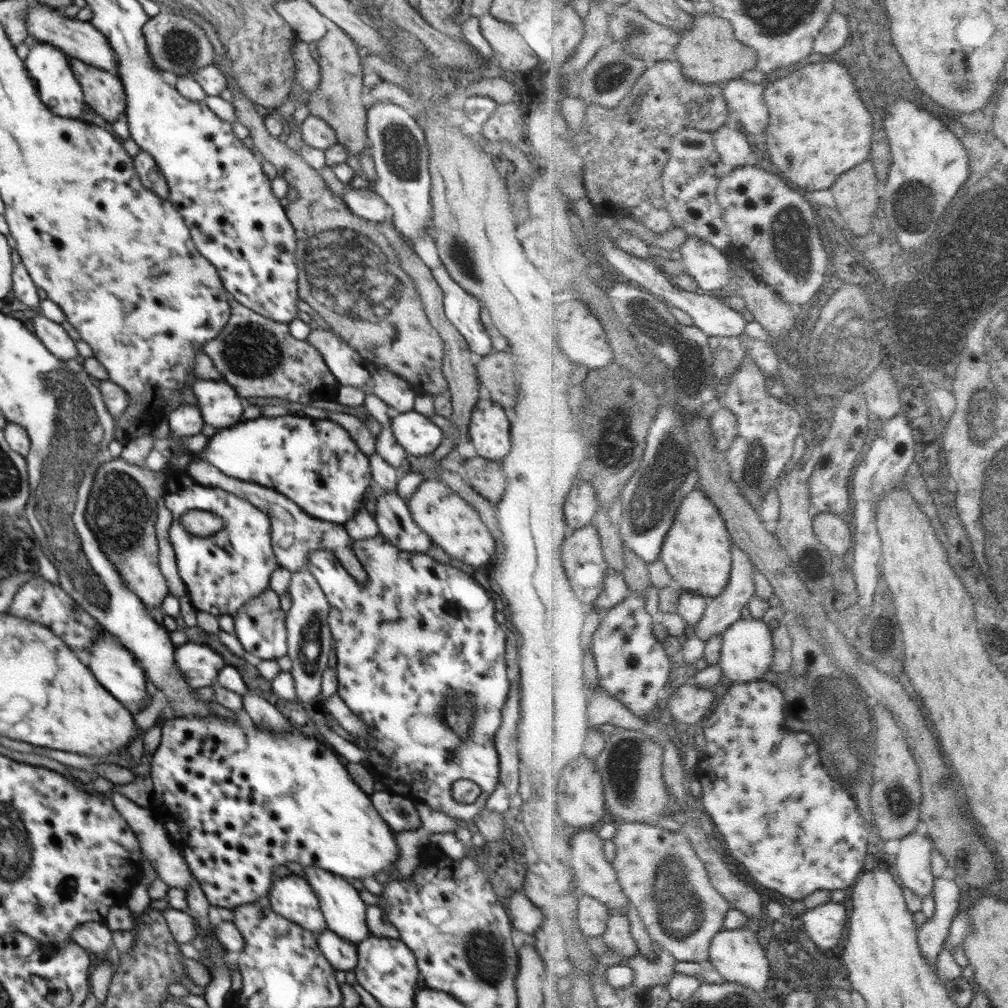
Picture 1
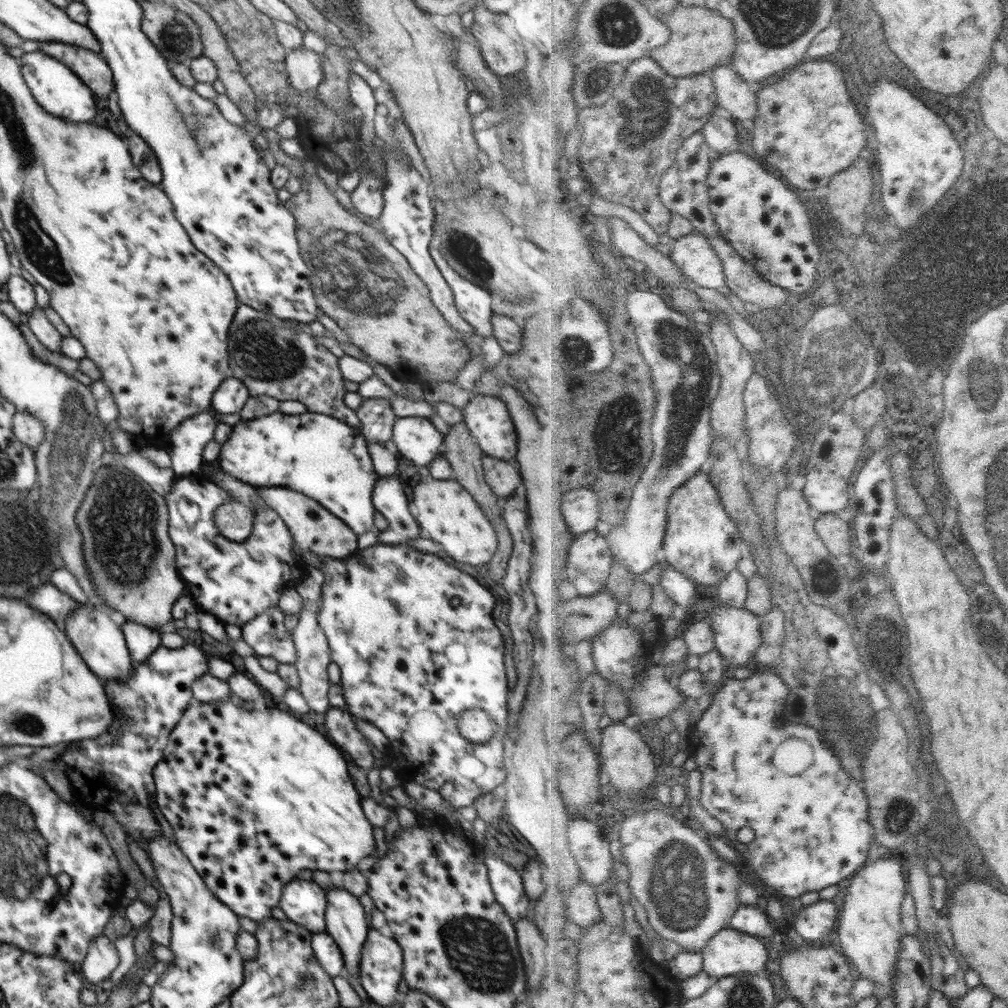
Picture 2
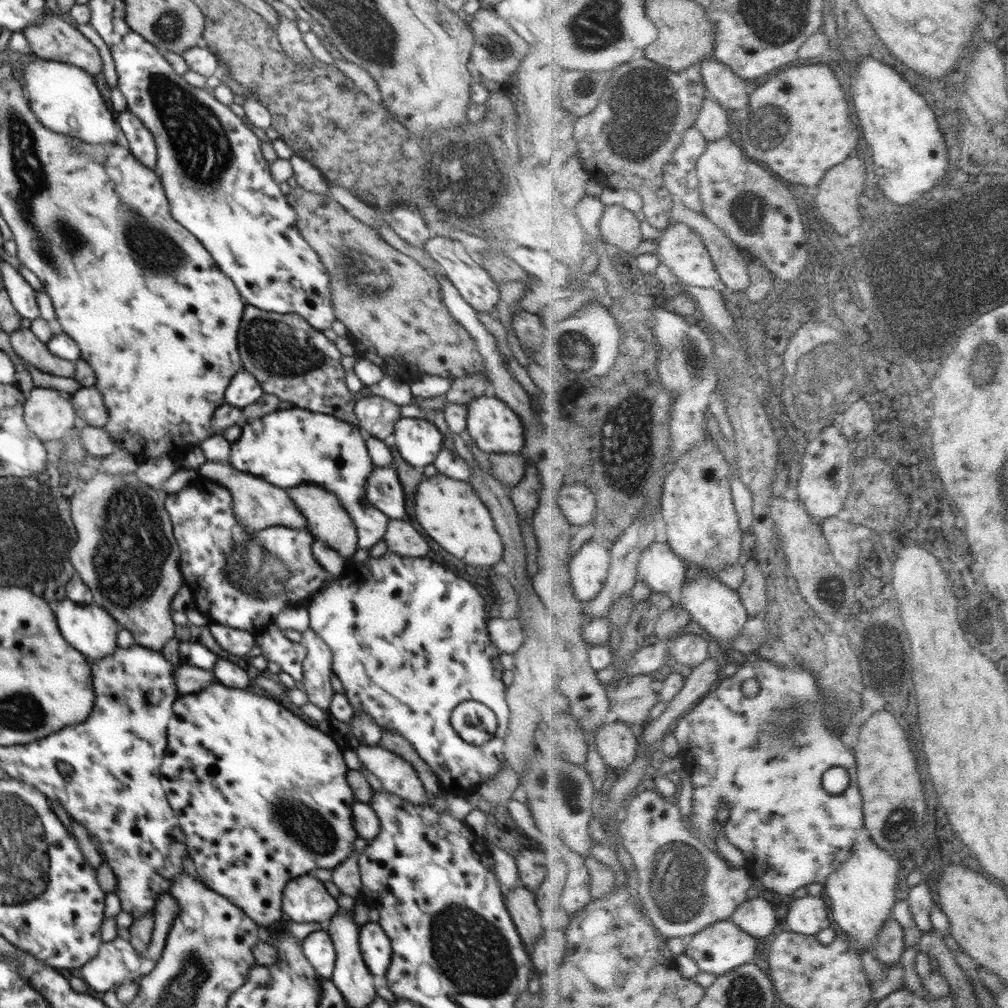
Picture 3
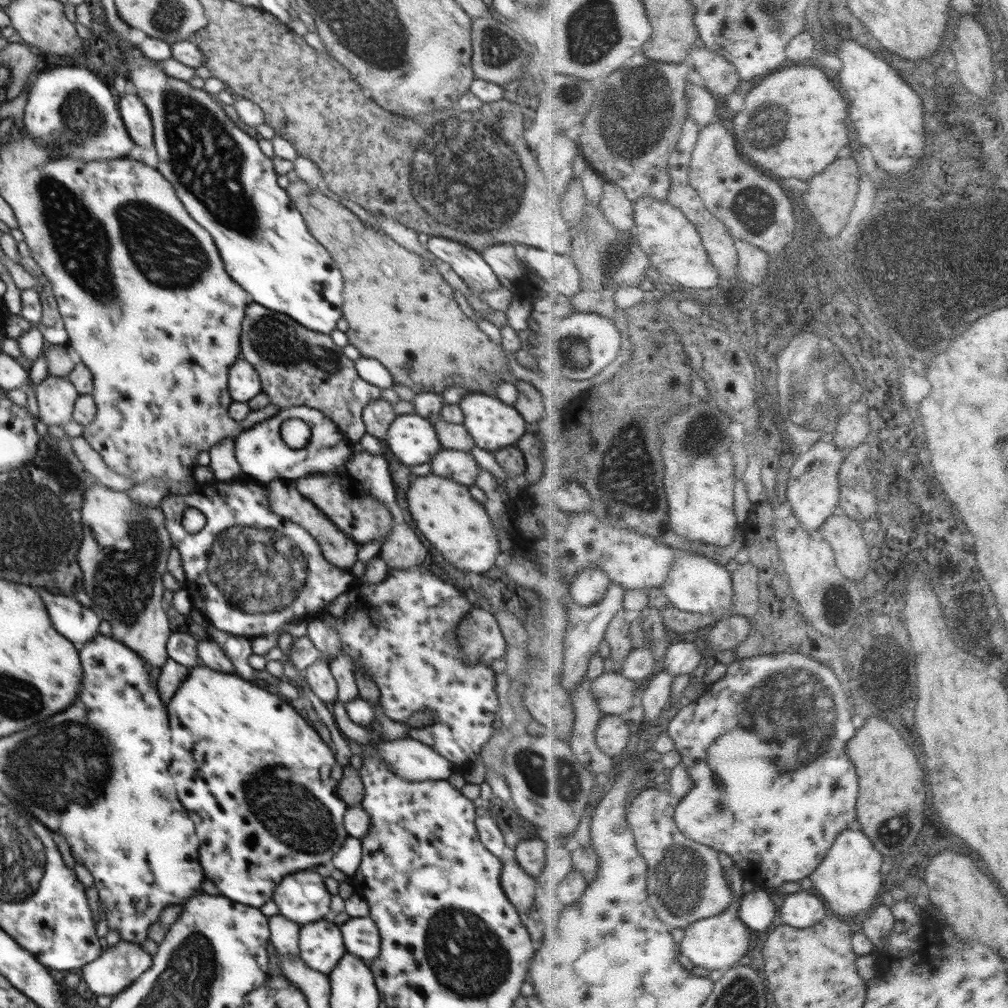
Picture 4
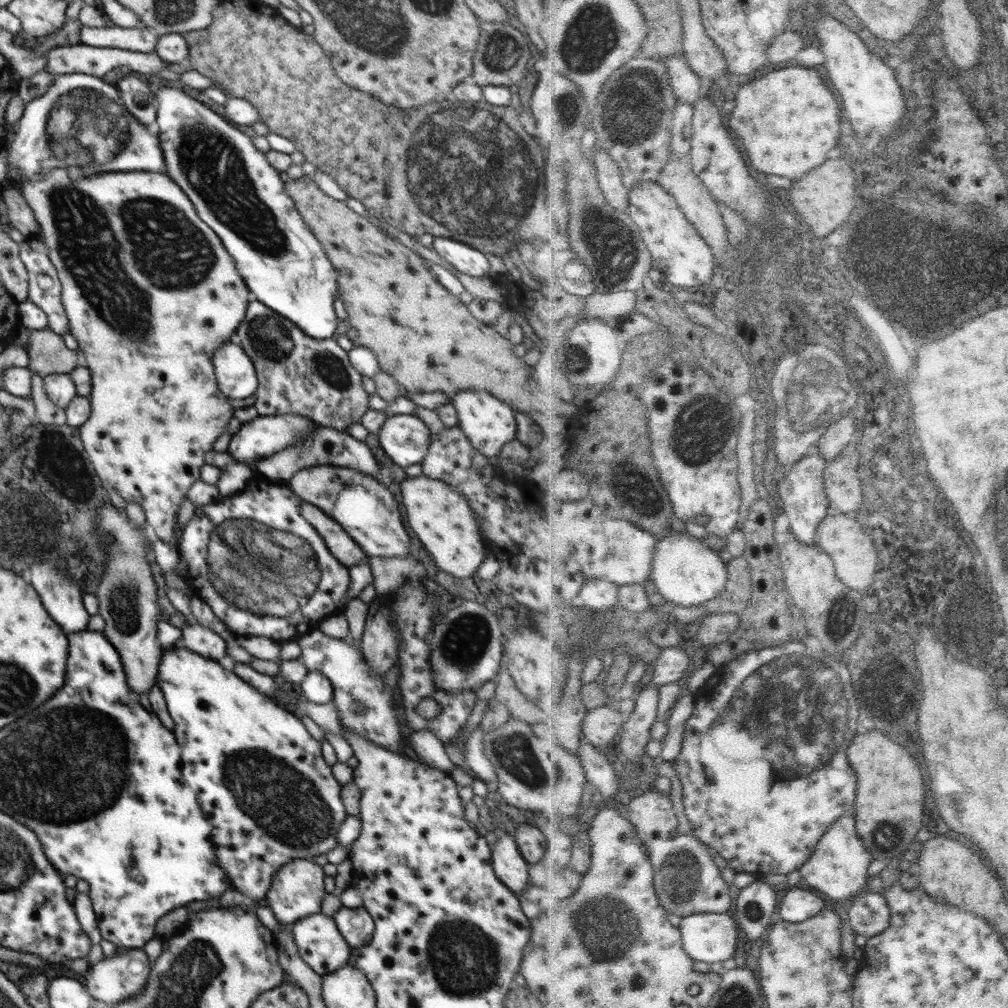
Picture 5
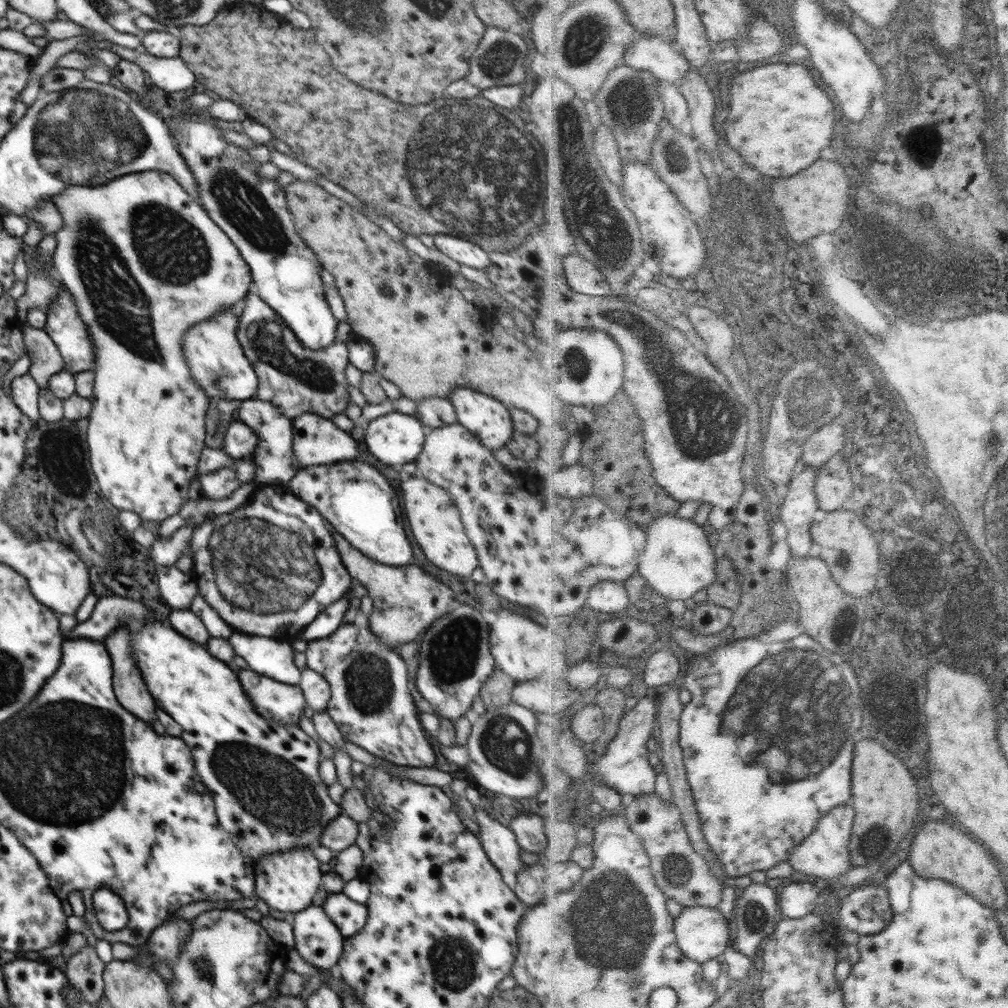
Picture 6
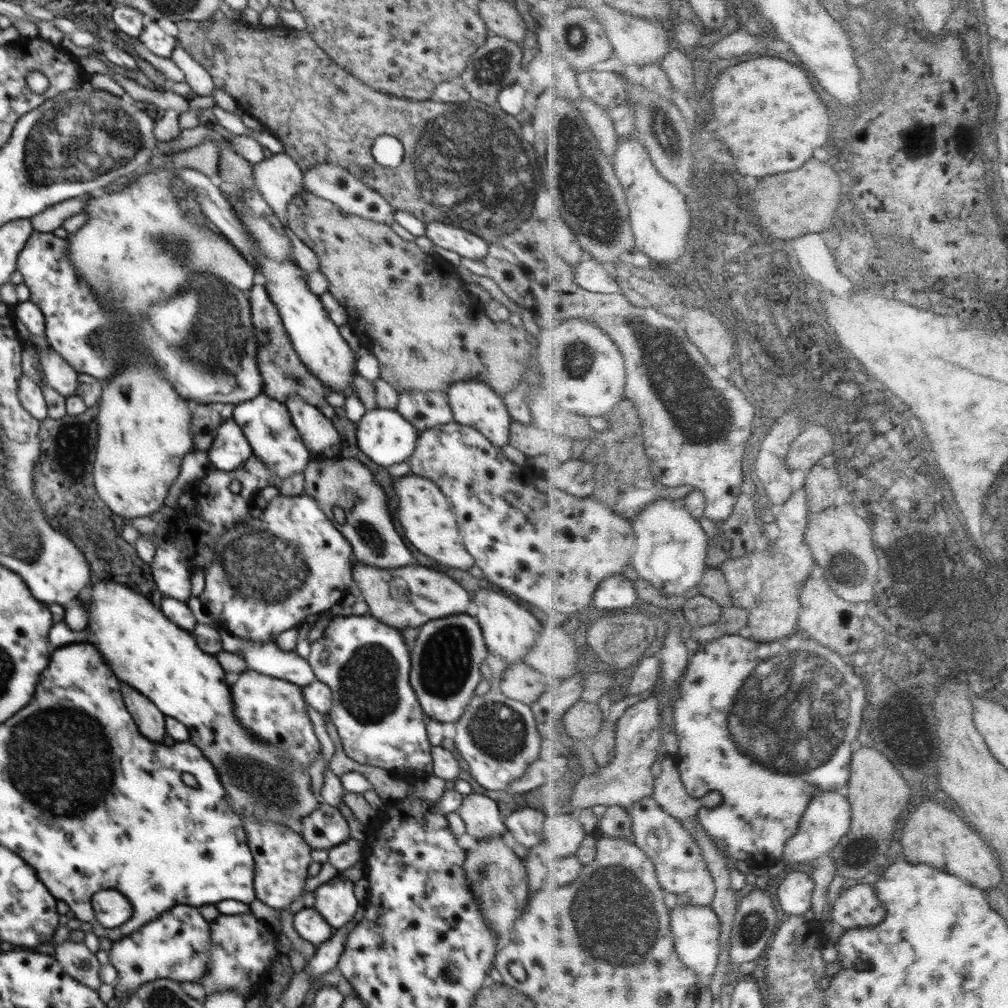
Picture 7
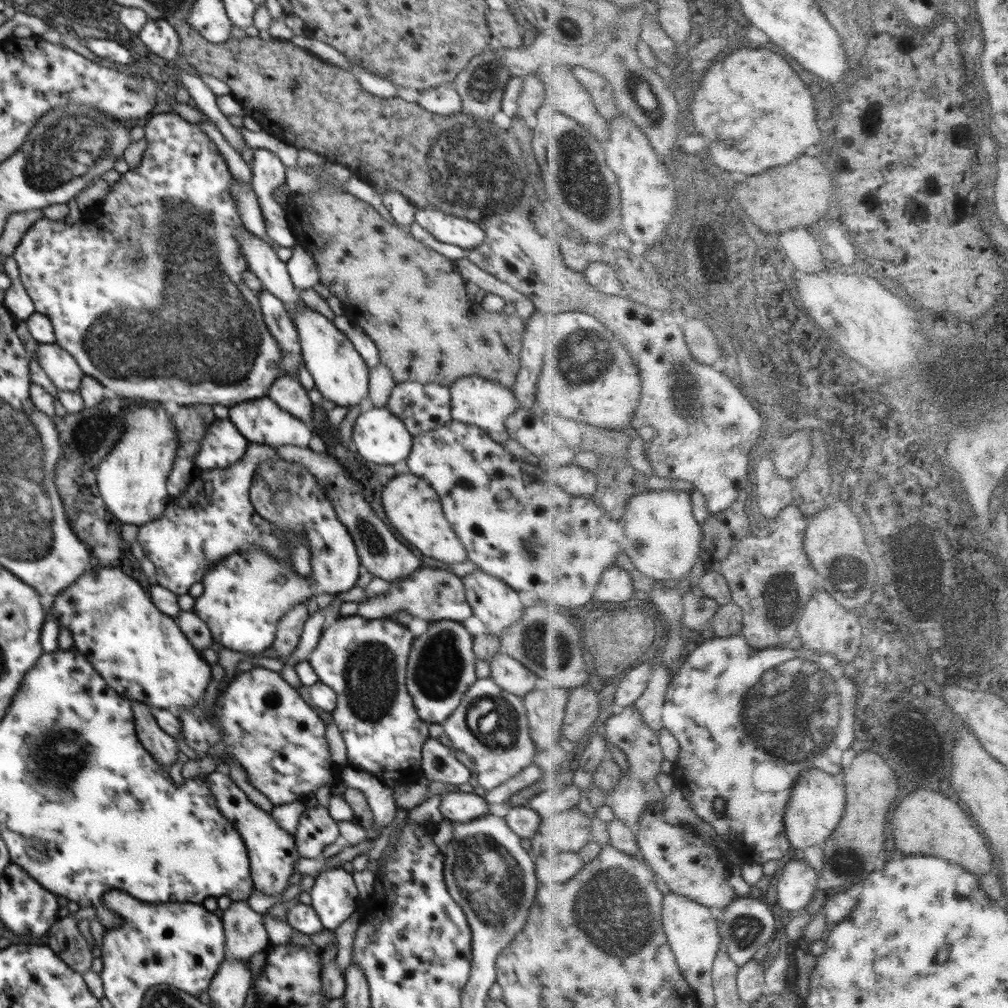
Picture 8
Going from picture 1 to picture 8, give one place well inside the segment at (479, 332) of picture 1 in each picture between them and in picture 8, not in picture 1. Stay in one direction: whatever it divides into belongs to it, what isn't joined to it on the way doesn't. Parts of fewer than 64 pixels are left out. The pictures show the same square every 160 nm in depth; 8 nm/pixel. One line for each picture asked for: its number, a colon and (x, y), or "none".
2: (473, 303)
3: (475, 284)
4: (473, 269)
5: (470, 261)
6: (463, 252)
7: (466, 244)
8: (447, 228)

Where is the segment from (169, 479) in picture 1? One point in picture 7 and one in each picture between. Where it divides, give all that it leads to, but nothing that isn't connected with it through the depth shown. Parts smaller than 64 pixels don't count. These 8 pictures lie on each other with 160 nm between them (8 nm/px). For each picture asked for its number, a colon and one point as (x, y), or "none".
2: (236, 581)
3: (243, 581)
4: (243, 542)
5: (261, 554)
6: (276, 552)
7: (292, 557)

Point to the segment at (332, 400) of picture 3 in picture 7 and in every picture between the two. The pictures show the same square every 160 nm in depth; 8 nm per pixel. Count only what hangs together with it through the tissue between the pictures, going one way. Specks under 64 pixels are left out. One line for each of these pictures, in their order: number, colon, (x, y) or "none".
4: (297, 367)
5: (321, 382)
6: (295, 379)
7: (284, 374)

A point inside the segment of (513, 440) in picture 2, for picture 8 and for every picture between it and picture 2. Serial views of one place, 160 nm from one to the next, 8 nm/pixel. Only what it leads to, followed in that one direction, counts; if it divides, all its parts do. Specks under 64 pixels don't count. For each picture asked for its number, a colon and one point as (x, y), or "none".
3: (495, 428)
4: (493, 424)
5: (489, 423)
6: (486, 417)
7: (474, 403)
8: (484, 403)

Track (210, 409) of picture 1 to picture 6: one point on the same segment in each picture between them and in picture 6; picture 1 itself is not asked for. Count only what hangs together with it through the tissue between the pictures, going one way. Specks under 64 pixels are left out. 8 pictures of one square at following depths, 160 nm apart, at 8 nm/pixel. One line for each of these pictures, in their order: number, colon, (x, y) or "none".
2: (231, 395)
3: (242, 390)
4: (244, 384)
5: (237, 378)
6: (216, 359)

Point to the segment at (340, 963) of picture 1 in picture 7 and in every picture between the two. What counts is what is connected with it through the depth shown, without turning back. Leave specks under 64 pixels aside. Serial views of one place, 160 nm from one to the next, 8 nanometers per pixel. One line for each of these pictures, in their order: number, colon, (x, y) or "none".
2: (327, 952)
3: (318, 948)
4: (321, 945)
5: (320, 944)
6: (317, 939)
7: (308, 922)

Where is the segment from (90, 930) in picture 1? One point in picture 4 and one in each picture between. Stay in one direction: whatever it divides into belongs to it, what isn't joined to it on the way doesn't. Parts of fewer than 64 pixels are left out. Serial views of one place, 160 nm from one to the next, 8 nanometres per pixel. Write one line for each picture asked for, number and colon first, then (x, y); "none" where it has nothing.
2: (102, 958)
3: (116, 962)
4: (118, 966)

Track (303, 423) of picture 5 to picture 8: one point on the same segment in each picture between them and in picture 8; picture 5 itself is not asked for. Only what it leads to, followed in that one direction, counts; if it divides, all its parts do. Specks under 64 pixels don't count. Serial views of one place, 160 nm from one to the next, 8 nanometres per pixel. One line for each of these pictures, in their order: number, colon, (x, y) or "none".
6: (240, 440)
7: (230, 449)
8: (223, 444)

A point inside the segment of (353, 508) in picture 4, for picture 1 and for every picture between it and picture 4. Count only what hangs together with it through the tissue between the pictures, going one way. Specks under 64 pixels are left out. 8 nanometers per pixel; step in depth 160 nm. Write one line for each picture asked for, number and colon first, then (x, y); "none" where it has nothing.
1: (294, 534)
2: (314, 529)
3: (327, 520)

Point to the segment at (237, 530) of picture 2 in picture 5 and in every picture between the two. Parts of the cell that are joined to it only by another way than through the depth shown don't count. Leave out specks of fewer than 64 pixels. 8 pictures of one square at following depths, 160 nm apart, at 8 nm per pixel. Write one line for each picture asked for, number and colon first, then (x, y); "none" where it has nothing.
3: (257, 504)
4: (284, 499)
5: (343, 547)

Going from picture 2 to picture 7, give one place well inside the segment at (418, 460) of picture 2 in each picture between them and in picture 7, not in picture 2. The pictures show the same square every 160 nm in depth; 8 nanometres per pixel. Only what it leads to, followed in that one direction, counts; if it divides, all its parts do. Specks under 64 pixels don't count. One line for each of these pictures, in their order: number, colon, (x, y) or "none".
3: (418, 441)
4: (412, 438)
5: (405, 438)
6: (395, 438)
7: (384, 435)

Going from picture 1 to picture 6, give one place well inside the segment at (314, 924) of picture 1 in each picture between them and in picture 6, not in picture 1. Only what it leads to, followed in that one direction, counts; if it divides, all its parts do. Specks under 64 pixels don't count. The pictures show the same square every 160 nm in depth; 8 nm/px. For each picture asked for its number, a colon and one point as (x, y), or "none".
2: (304, 902)
3: (305, 899)
4: (302, 898)
5: (297, 890)
6: (287, 881)

